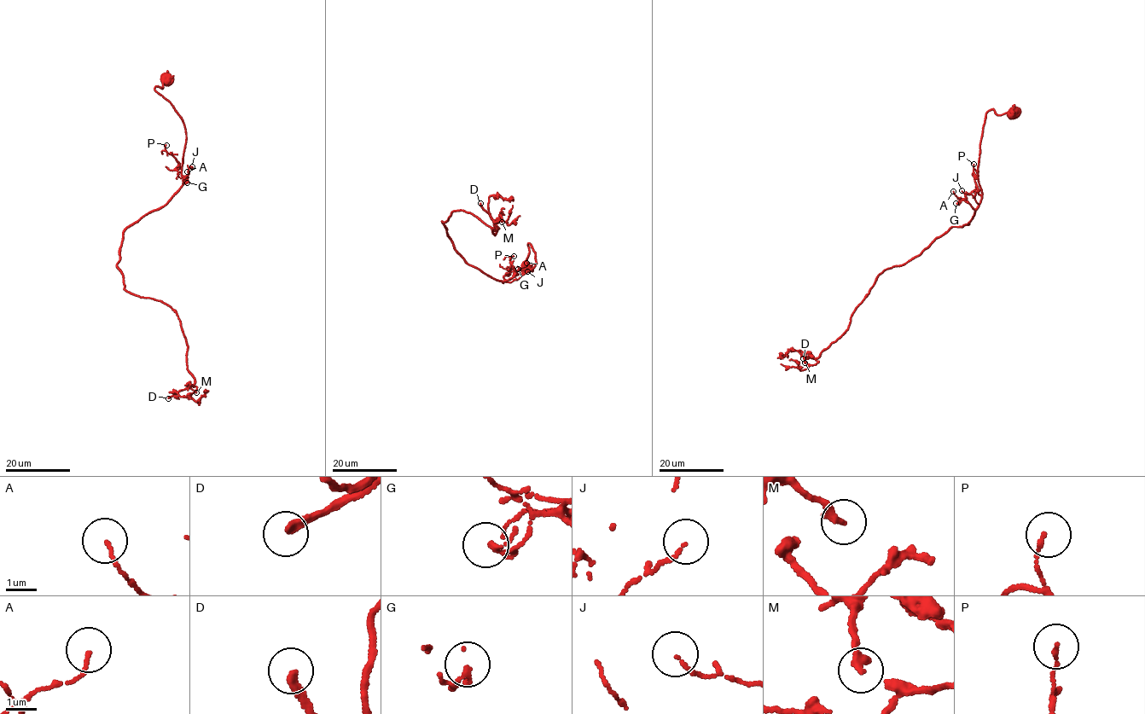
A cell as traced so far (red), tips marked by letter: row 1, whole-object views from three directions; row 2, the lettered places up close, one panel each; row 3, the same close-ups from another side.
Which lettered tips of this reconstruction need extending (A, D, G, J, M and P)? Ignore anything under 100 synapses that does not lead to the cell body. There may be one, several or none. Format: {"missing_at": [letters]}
{"missing_at": ["D"]}

